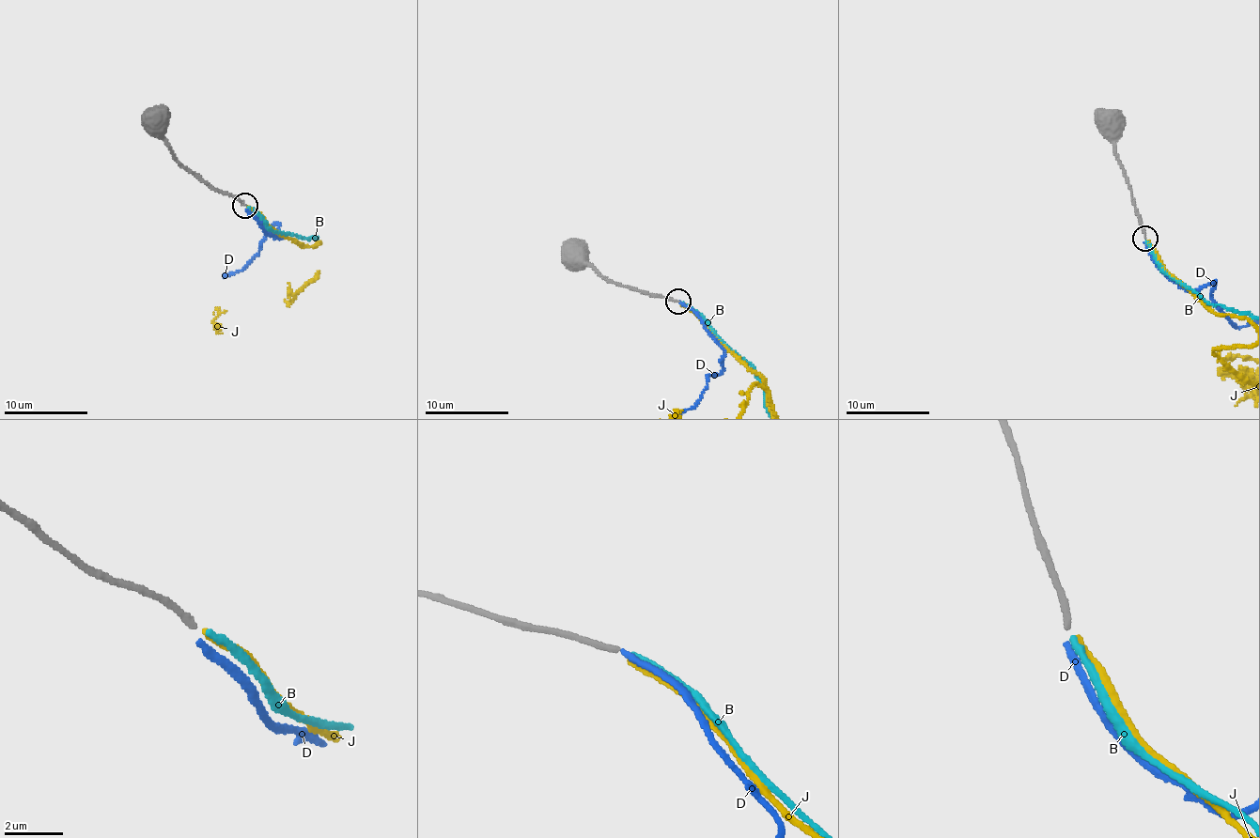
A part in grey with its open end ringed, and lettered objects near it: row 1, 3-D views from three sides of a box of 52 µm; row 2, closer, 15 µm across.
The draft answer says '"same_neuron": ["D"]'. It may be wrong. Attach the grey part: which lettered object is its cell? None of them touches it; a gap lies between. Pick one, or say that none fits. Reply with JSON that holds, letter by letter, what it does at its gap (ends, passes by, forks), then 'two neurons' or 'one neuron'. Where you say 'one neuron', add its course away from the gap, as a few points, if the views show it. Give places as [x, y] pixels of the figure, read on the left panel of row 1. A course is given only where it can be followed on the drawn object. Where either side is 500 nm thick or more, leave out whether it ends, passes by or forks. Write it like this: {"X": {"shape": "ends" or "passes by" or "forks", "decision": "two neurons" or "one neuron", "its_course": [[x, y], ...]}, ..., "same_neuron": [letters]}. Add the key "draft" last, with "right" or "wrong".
{"B": {"shape": "ends", "decision": "one neuron"}, "D": {"shape": "ends", "decision": "two neurons"}, "J": {"shape": "ends", "decision": "two neurons"}, "same_neuron": ["B"], "draft": "wrong"}

